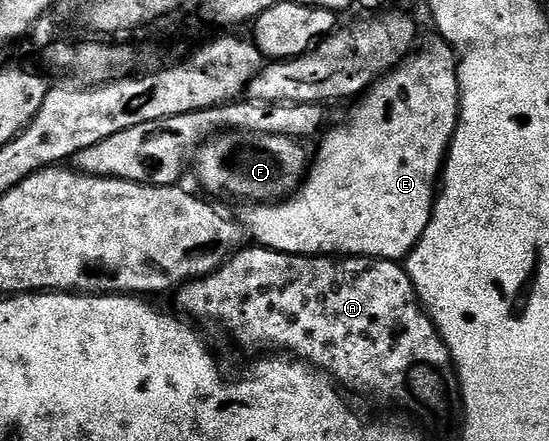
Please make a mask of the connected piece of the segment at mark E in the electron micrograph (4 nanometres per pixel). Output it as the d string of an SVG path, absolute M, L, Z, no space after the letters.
M445 42L430 44L427 48L419 47L417 51L406 57L401 64L398 64L382 76L375 80L361 96L357 97L354 109L346 116L343 124L338 124L335 128L325 129L322 141L318 144L318 153L313 153L312 163L309 165L306 179L298 187L298 191L293 196L273 204L251 203L242 213L236 216L239 224L242 225L245 235L250 236L255 245L263 248L271 248L273 252L283 252L293 256L333 256L335 258L345 258L348 256L369 256L371 260L392 260L395 262L405 261L410 255L410 251L420 242L424 230L434 213L434 202L436 199L436 185L442 175L442 169L446 162L446 154L450 151L450 143L454 137L454 131L458 125L458 62L451 45Z

